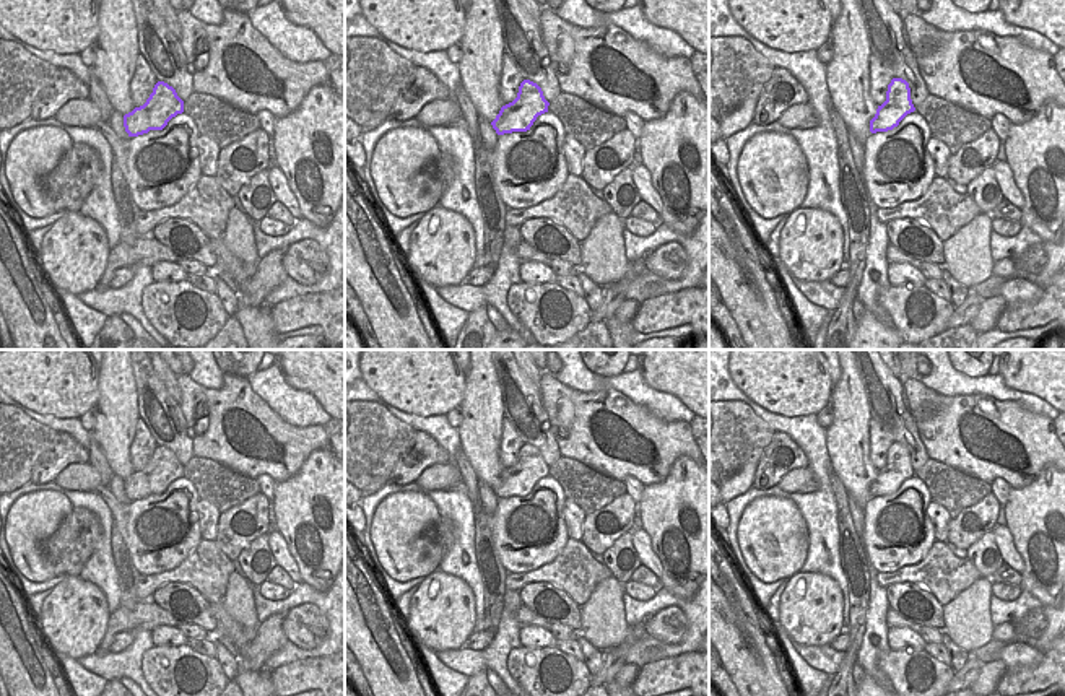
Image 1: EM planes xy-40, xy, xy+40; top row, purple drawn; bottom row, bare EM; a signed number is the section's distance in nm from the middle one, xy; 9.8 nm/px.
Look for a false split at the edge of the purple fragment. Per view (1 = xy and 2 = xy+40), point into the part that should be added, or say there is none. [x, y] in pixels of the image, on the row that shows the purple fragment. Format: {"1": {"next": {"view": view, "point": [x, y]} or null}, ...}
{"1": {"next": null}, "2": {"next": null}}

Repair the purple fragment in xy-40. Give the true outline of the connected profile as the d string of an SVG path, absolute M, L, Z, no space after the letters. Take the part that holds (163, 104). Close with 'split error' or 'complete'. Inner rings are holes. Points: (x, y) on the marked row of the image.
M158 81L146 102L124 115L124 127L128 137L138 137L150 130L163 130L167 122L184 112L184 101L176 89Z | complete

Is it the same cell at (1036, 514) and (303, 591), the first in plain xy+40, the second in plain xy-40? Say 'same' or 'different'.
different

